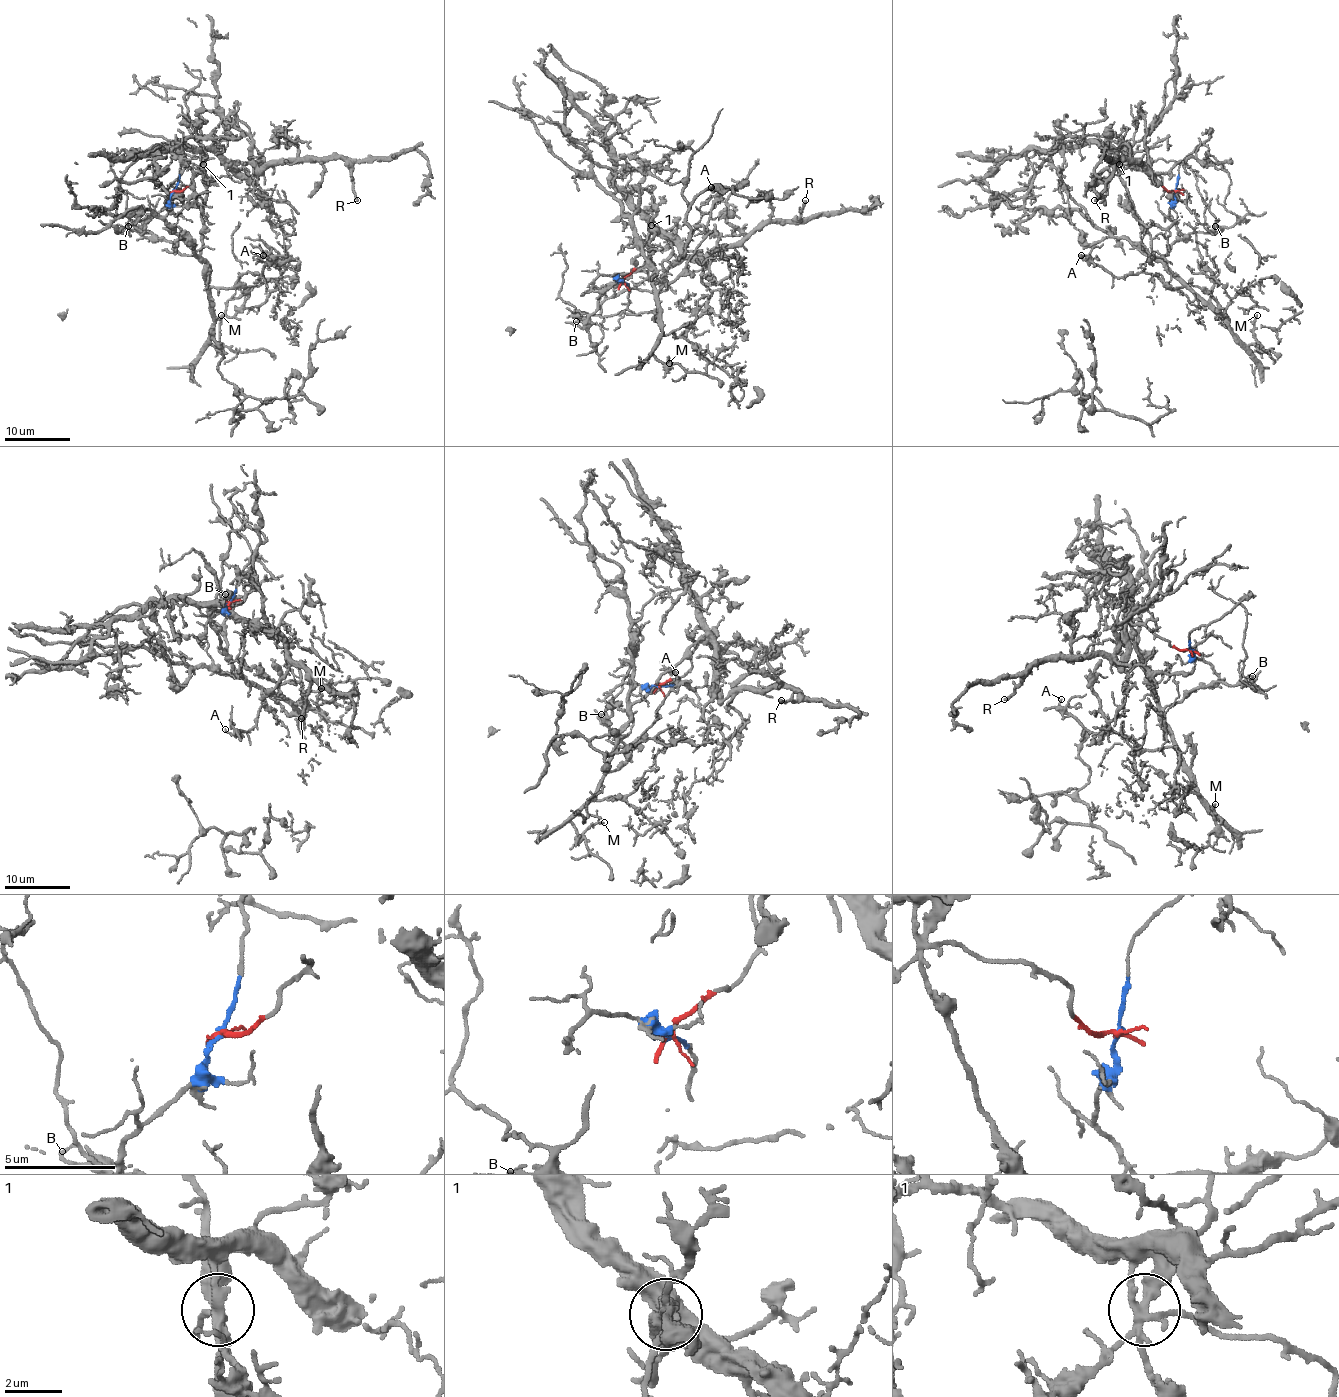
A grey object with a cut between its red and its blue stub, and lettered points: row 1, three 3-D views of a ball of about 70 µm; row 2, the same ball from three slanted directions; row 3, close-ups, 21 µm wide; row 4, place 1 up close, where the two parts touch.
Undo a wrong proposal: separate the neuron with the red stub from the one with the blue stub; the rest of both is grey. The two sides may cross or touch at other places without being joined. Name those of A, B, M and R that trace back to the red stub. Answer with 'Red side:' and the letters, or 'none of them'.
Red side: R

